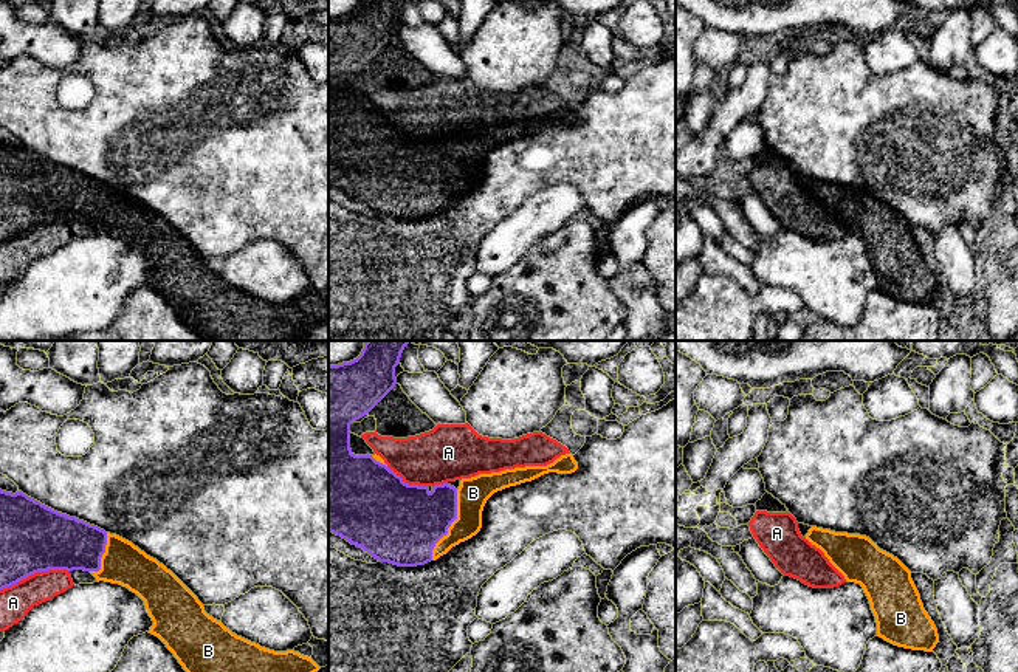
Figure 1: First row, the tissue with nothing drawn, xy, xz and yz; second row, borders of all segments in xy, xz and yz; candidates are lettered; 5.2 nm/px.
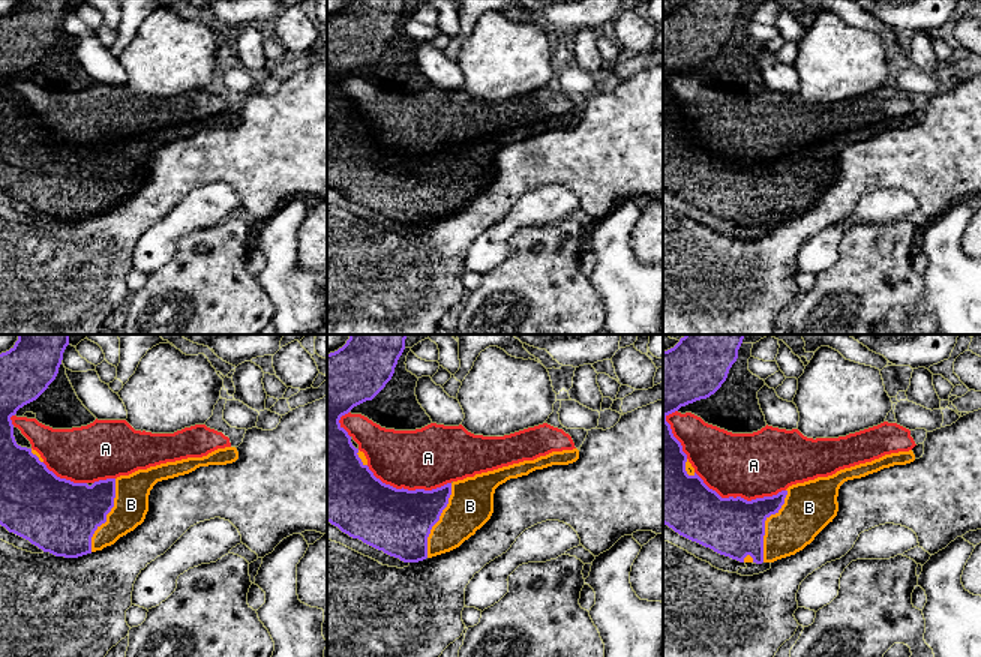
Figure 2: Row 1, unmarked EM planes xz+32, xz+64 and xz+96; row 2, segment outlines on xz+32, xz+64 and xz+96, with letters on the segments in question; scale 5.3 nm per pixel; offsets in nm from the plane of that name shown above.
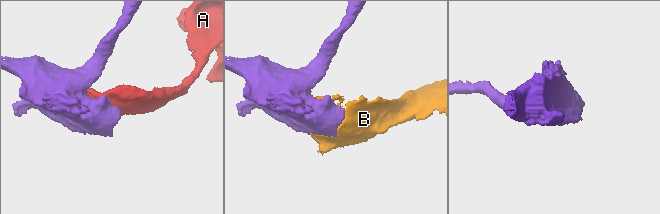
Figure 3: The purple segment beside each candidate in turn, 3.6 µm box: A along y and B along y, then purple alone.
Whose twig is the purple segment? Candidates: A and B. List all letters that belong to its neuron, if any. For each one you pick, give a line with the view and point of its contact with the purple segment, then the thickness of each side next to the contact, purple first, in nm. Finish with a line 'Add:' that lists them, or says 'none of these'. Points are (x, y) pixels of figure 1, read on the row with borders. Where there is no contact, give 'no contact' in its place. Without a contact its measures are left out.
B: xz (450, 525) | 400/160 nm
Add: B

